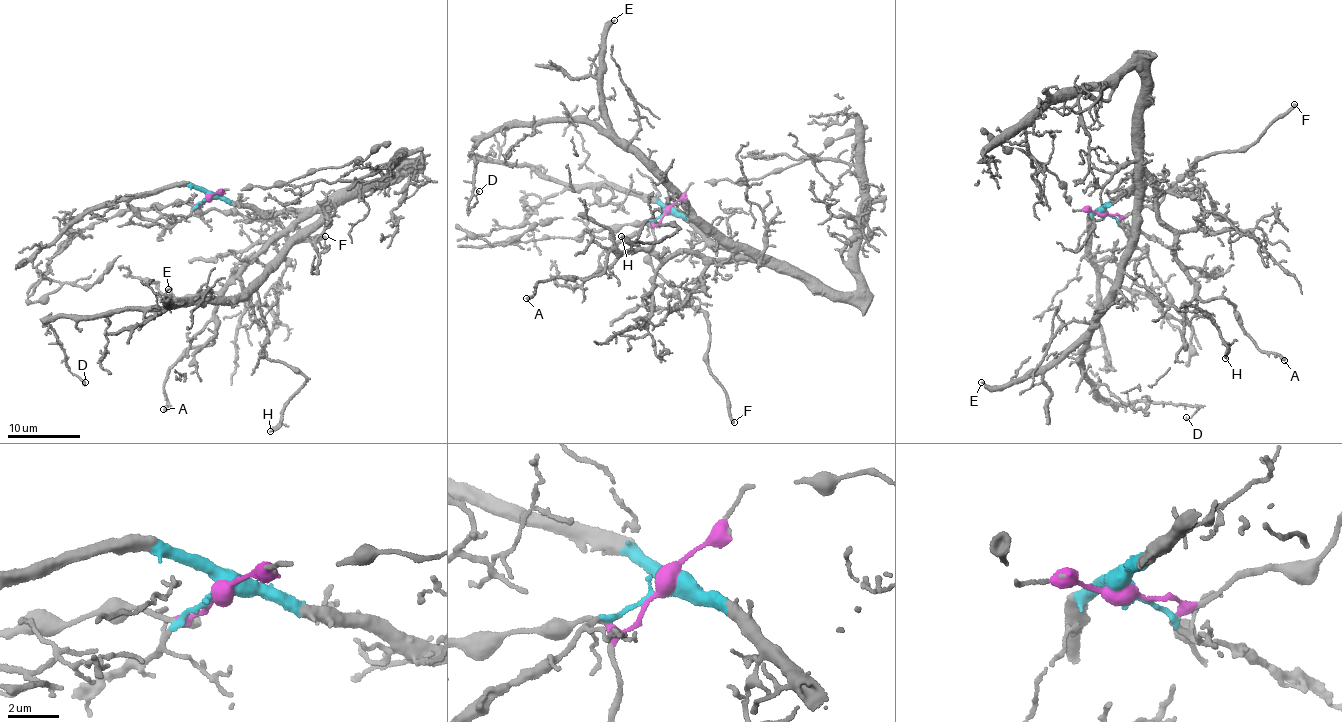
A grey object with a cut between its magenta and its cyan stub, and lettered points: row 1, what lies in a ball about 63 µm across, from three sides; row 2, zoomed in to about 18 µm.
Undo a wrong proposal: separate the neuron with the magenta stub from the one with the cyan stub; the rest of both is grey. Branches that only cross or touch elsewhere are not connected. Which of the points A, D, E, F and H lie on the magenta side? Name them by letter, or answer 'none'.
F

